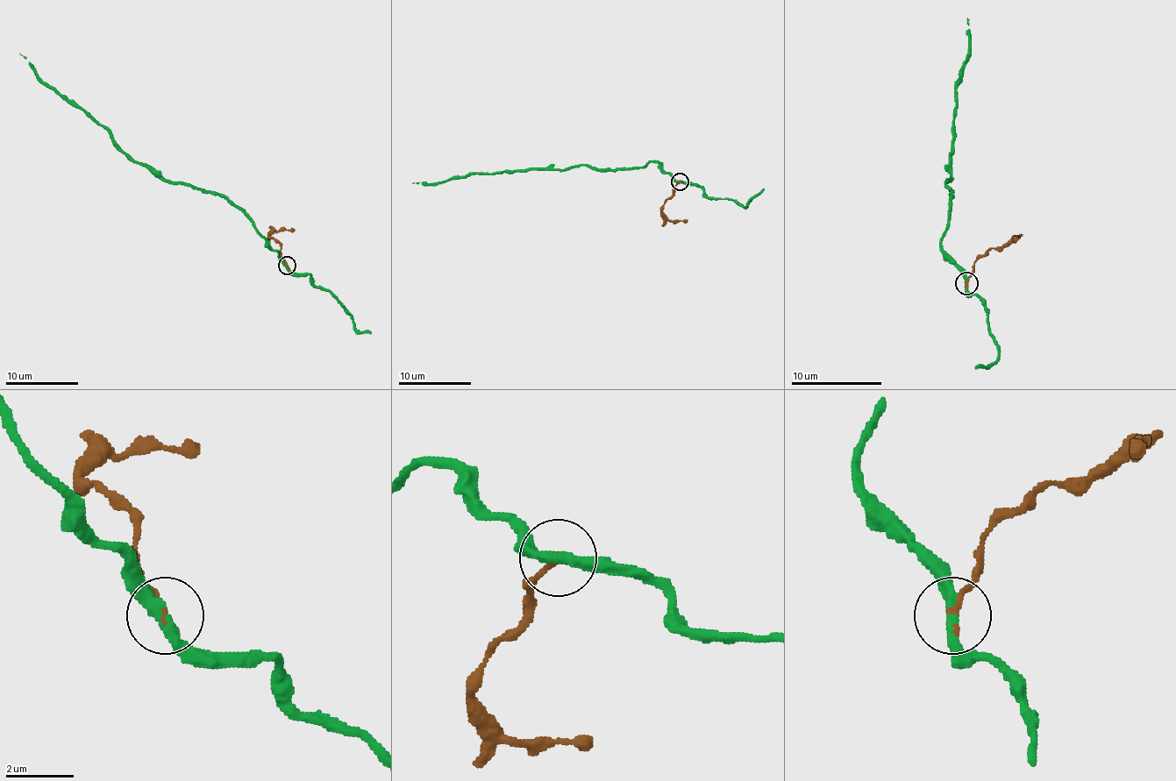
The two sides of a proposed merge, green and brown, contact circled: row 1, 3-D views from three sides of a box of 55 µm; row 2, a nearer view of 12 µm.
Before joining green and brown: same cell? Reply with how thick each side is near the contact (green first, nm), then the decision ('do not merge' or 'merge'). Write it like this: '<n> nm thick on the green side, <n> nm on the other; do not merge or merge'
320 nm thick on the green side, 240 nm on the other; do not merge

